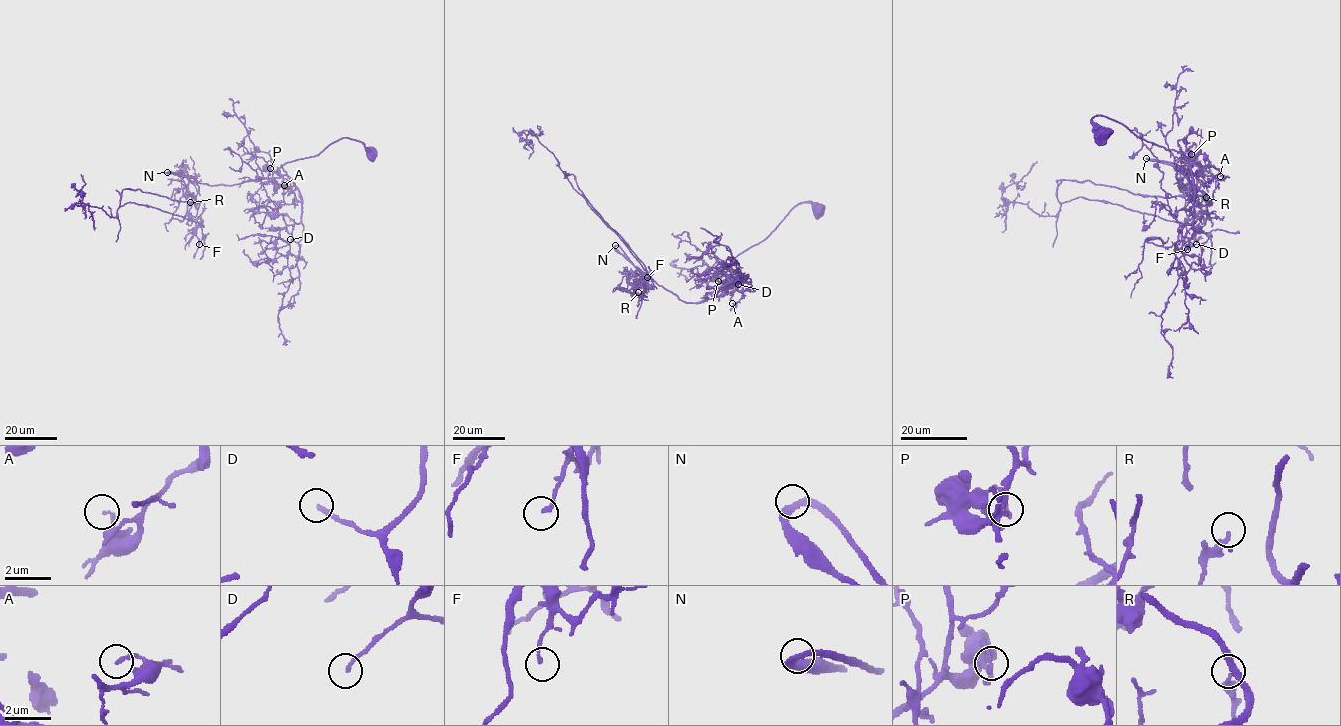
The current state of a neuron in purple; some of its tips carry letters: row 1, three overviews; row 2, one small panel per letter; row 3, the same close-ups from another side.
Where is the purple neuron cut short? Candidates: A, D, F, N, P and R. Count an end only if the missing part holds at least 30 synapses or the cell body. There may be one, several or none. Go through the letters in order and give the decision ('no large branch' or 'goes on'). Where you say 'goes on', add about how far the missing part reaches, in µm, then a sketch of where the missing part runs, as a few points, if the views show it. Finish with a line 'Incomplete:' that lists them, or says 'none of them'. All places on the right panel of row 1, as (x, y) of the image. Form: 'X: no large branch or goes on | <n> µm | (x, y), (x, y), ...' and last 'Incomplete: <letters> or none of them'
A: no large branch
D: goes on | 25 µm | (1196, 244), (1206, 241), (1215, 200)
F: no large branch
N: no large branch
P: no large branch
R: no large branch
Incomplete: D

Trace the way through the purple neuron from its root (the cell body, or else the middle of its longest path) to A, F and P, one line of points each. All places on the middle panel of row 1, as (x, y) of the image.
A: (819, 212), (810, 202), (798, 203), (765, 238), (730, 263), (736, 289), (743, 294), (732, 303)
F: (819, 212), (798, 203), (722, 294), (686, 302), (634, 266), (643, 294), (644, 264), (568, 174), (647, 277)
P: (819, 212), (810, 202), (798, 203), (765, 238), (730, 263), (737, 280), (718, 272), (718, 281)

